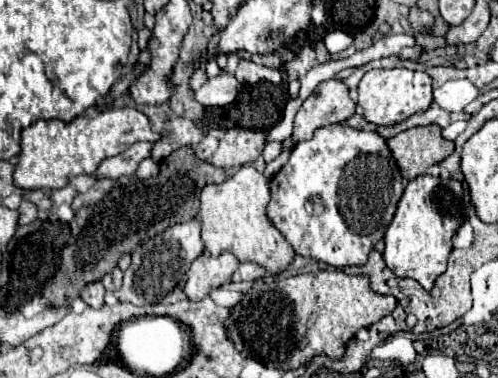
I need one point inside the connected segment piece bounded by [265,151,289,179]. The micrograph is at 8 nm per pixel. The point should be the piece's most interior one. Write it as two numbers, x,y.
272,168

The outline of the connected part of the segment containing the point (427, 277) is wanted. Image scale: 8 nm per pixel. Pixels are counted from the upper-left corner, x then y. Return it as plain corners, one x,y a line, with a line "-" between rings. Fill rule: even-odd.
419,175
411,179
399,199
395,217
385,231
383,259
397,277
415,279
425,291
435,287
435,279
445,271
451,253
451,239
465,221
463,187
455,179

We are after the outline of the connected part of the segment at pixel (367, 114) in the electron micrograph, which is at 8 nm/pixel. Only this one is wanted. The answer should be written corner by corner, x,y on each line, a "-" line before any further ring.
371,69
365,73
365,77
359,83
359,107
363,109
363,117
369,123
375,125
397,125
403,123
405,119
409,119
415,113
421,113
425,109
429,109
433,97
431,97
431,77
425,71
411,71
411,69

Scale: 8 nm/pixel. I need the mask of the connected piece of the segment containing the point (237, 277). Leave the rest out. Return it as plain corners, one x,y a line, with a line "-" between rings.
241,263
239,269
233,273
233,281
255,281
265,275
265,269
255,263

